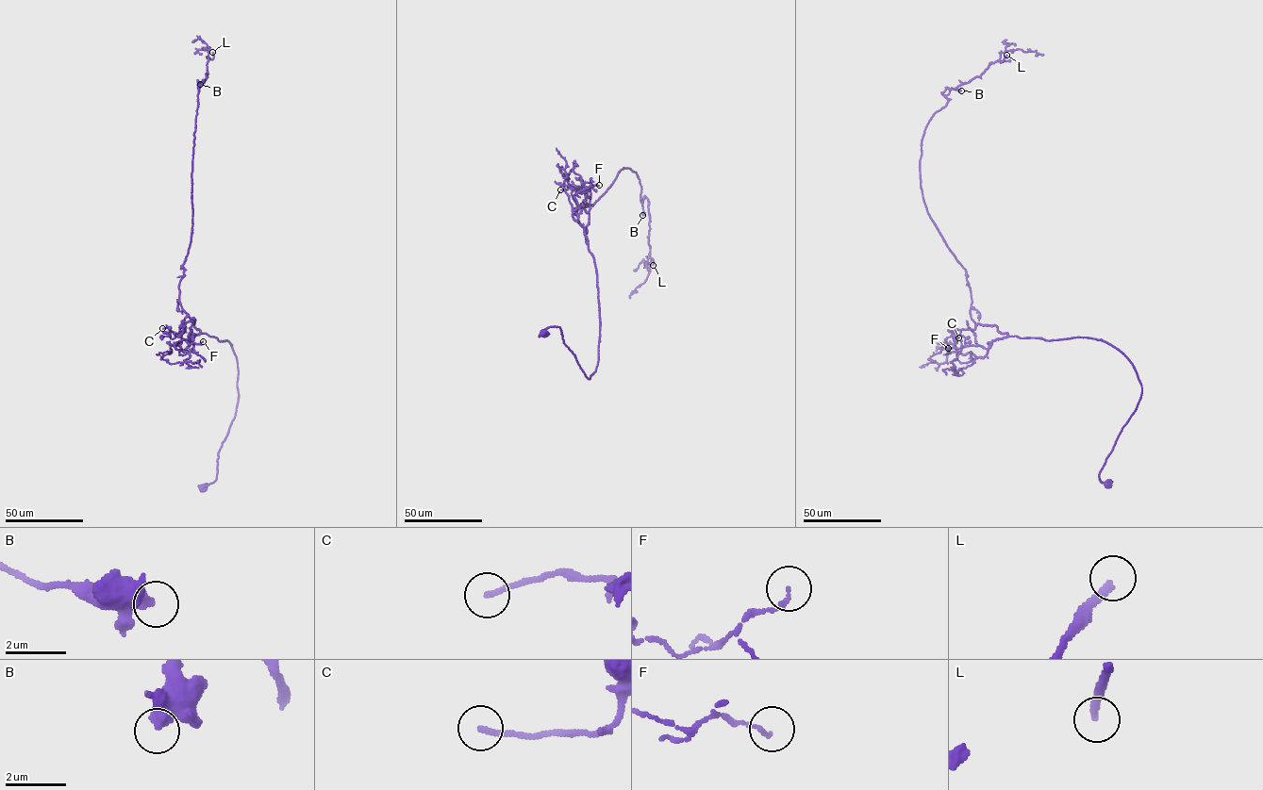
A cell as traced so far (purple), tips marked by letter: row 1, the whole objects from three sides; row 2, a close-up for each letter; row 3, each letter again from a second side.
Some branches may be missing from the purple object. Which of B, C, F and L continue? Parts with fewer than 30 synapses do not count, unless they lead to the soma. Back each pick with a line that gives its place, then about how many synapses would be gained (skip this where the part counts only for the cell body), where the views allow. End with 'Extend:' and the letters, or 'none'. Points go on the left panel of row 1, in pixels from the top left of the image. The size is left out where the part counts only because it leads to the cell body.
L: place (212, 52); 110 synapses
Extend: L

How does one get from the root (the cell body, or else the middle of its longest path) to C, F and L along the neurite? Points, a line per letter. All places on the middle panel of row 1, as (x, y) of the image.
C: (542, 332), (559, 327), (589, 379), (600, 325), (596, 269), (585, 235), (590, 193), (560, 189)
F: (542, 332), (559, 327), (589, 379), (598, 357), (598, 287), (577, 217), (583, 183), (599, 185)
L: (542, 332), (559, 327), (589, 379), (600, 312), (580, 206), (623, 168), (649, 202), (653, 265)

